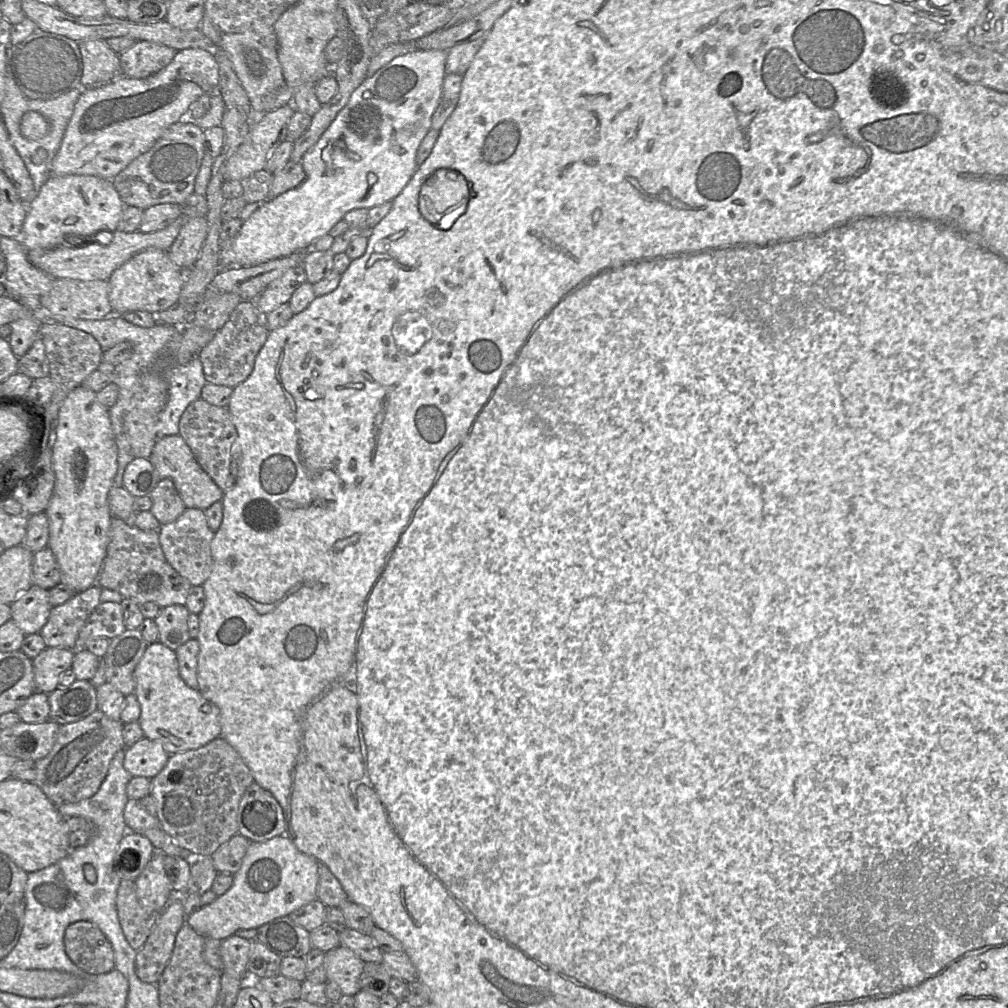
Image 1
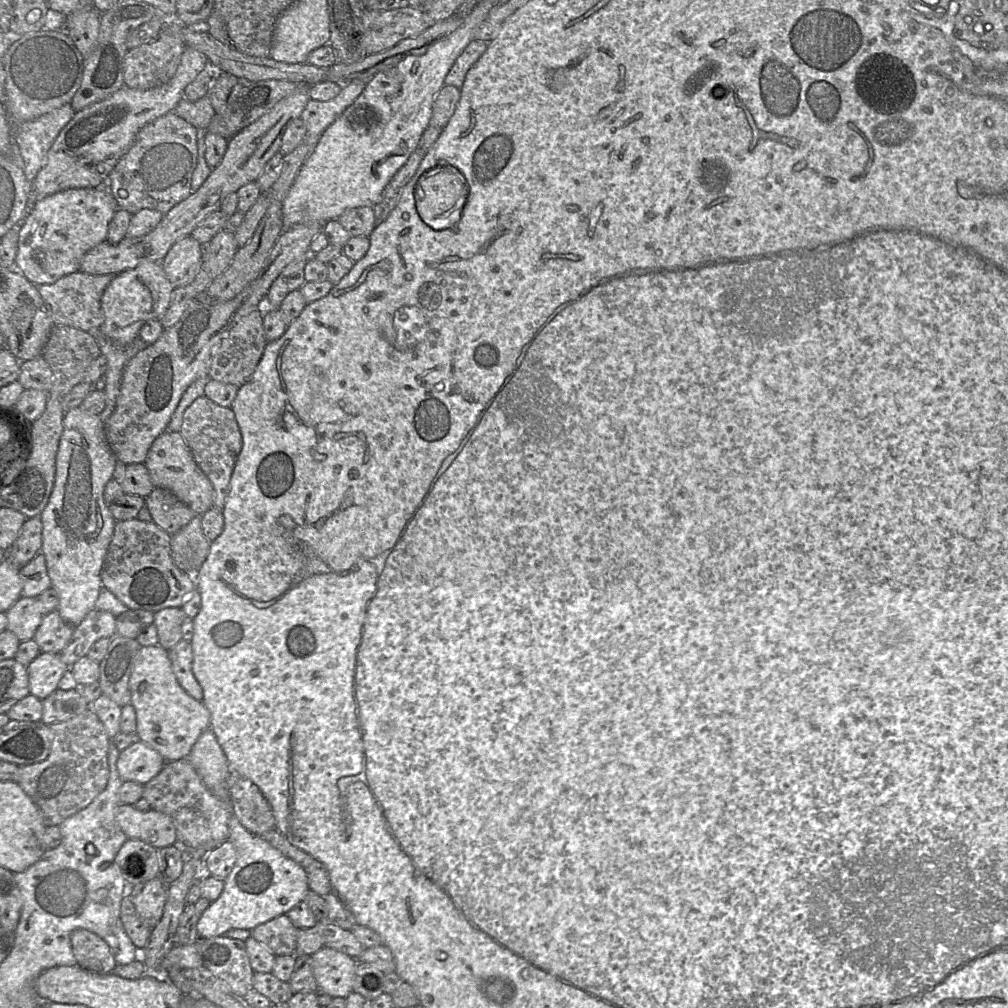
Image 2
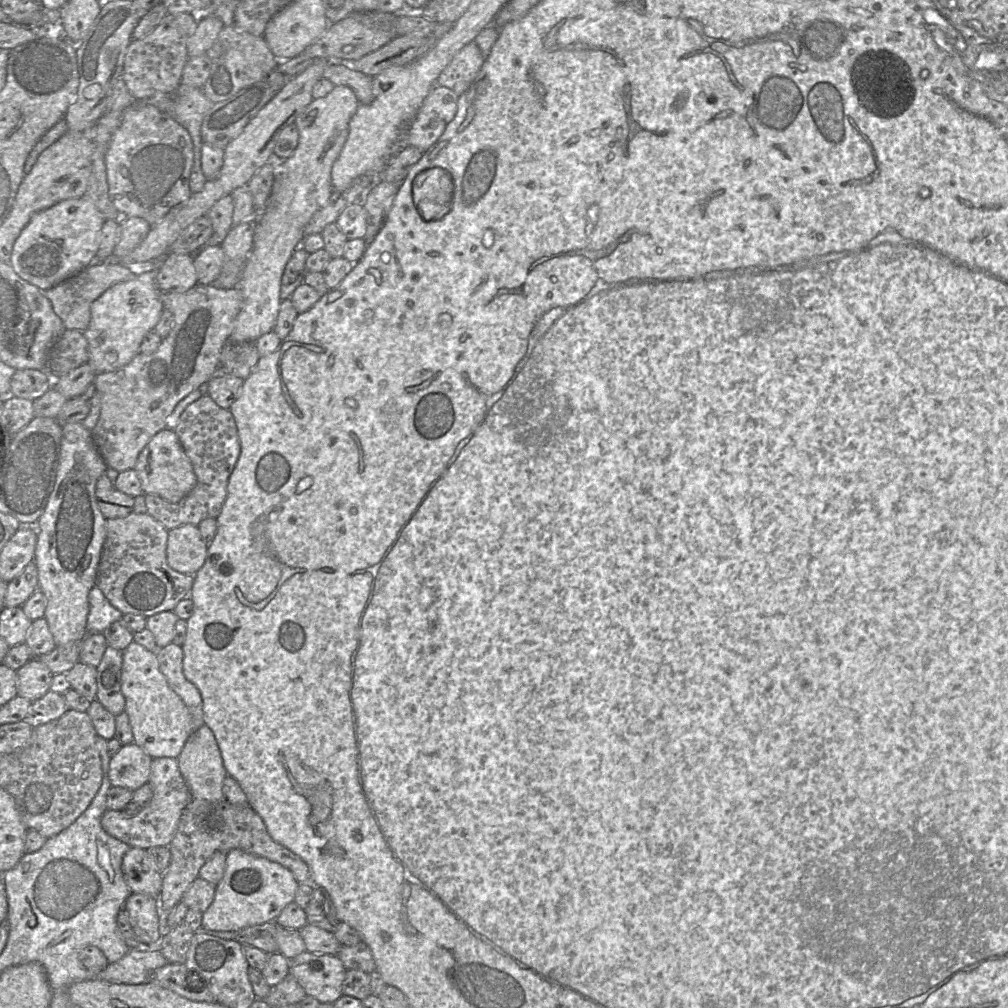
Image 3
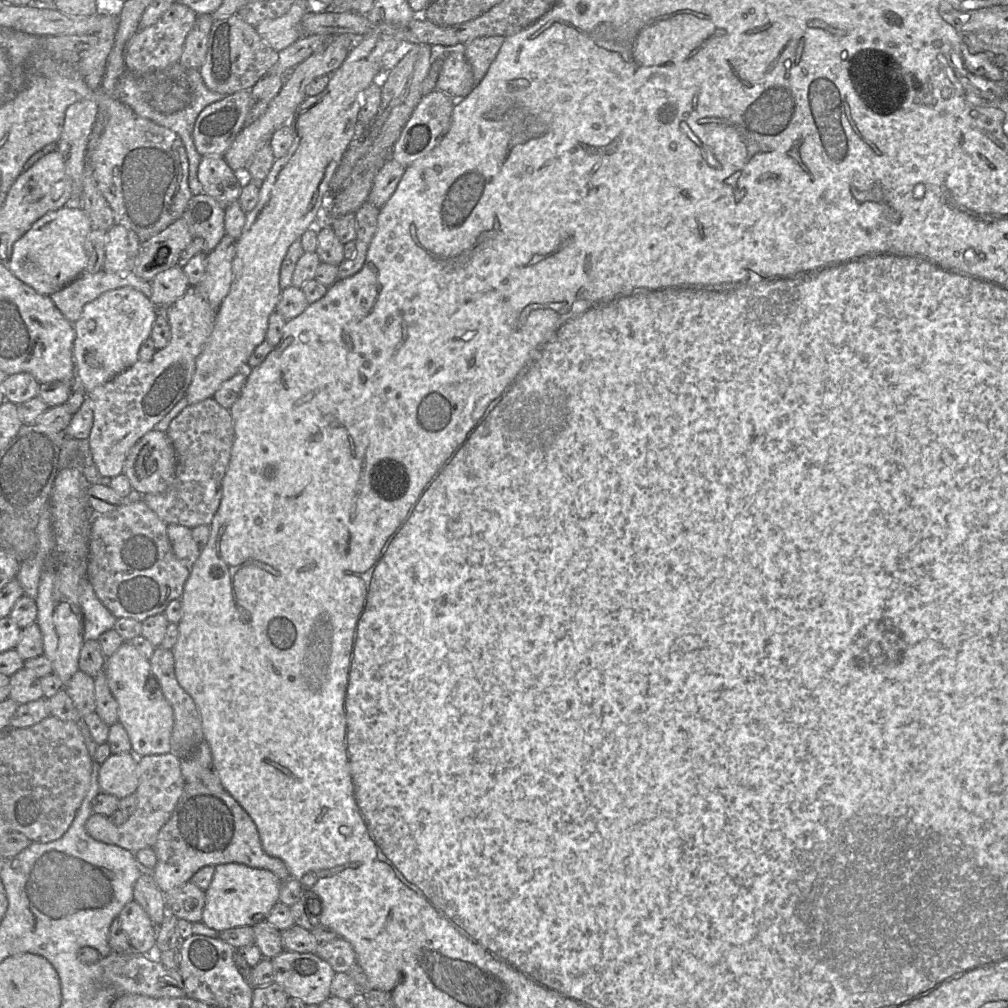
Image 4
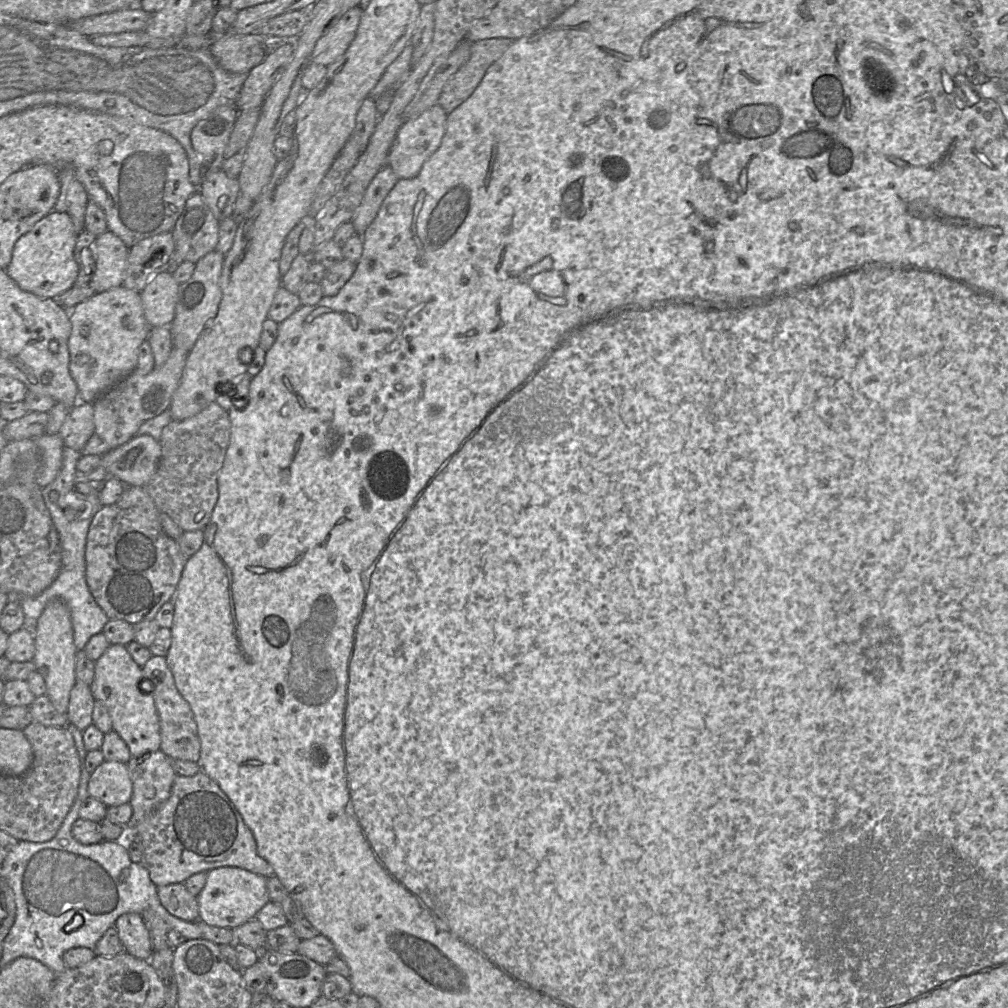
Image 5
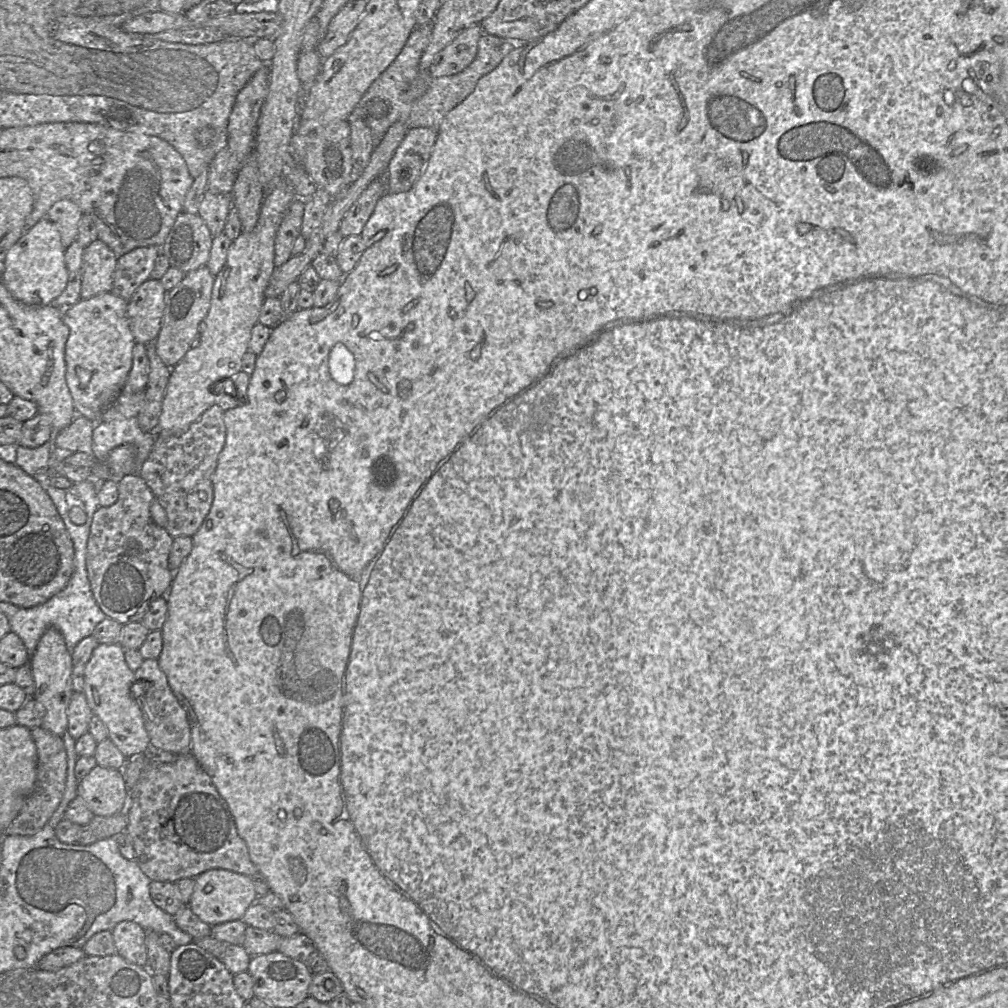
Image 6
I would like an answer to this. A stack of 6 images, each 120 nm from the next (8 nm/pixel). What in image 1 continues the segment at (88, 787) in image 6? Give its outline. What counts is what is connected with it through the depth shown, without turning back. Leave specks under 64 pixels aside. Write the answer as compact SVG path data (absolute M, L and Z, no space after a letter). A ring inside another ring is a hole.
M143 737L125 749L123 766L133 777L152 779L164 768L169 756L160 741Z

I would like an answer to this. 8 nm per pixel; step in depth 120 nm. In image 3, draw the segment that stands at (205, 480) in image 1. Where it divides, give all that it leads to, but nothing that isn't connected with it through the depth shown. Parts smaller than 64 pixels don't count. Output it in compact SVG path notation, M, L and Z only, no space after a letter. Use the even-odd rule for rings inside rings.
M165 428L154 435L140 452L134 470L144 494L157 495L171 503L178 503L197 484L197 477L174 430Z

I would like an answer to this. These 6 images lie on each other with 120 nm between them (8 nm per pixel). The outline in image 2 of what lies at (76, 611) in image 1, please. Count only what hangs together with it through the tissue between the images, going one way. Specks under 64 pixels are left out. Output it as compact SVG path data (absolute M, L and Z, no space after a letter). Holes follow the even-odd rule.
M57 610L43 616L33 640L41 652L60 653L71 639L74 628L63 621Z

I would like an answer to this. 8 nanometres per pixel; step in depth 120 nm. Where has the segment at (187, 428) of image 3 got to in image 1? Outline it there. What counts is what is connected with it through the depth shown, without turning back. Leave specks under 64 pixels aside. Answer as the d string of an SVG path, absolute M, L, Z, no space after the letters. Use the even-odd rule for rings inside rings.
M199 398L192 402L184 411L179 422L179 435L185 440L191 449L197 462L214 482L224 491L230 490L236 482L235 472L231 473L232 445L237 439L237 430L232 422L230 412L225 407L212 405ZM162 478L150 493L150 497L152 499L150 512L160 525L174 522L186 510L186 506L171 479Z

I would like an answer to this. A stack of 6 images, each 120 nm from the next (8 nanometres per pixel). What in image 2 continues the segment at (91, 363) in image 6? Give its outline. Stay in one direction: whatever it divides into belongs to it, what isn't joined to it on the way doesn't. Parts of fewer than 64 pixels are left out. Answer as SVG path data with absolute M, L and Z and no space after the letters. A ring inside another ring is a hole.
M159 262L141 263L116 274L101 297L104 322L99 328L100 332L119 345L131 344L139 338L139 331L146 321L160 319L164 315L174 289Z

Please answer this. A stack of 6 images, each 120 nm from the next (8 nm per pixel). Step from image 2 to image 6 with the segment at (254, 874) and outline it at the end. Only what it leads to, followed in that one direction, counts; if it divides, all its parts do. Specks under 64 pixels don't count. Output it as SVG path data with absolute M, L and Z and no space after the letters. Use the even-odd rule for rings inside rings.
M211 869L195 878L189 907L200 920L210 926L240 920L247 908L257 901L251 877L225 869Z

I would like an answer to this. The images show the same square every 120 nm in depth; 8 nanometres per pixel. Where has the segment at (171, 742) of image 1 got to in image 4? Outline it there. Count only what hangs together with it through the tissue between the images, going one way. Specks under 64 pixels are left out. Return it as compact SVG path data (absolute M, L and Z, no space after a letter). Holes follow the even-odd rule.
M124 642L113 655L106 659L103 671L107 678L108 687L118 703L118 722L128 733L132 752L137 757L171 752L174 713L172 706L163 695L159 683L158 688L153 690L147 686L148 679L154 677L149 659L145 658L130 642Z

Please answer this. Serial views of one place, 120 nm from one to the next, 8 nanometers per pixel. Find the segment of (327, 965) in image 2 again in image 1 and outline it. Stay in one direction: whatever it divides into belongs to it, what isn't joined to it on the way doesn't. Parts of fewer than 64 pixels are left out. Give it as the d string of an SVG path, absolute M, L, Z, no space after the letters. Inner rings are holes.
M339 946L325 952L328 981L336 983L343 994L355 995L360 990L360 976L366 962L351 949Z

